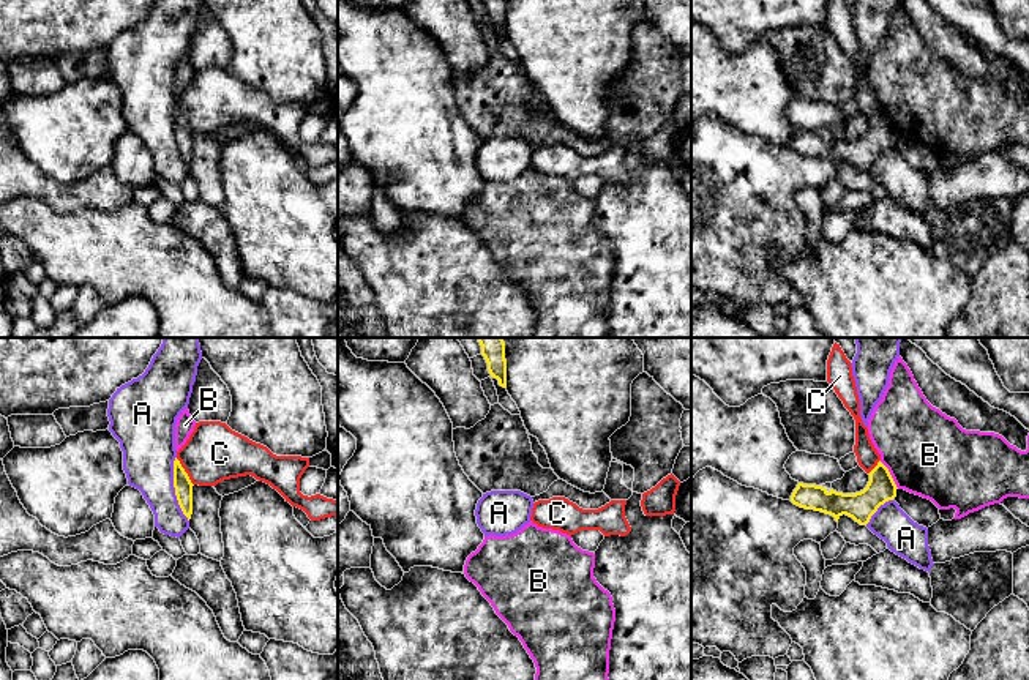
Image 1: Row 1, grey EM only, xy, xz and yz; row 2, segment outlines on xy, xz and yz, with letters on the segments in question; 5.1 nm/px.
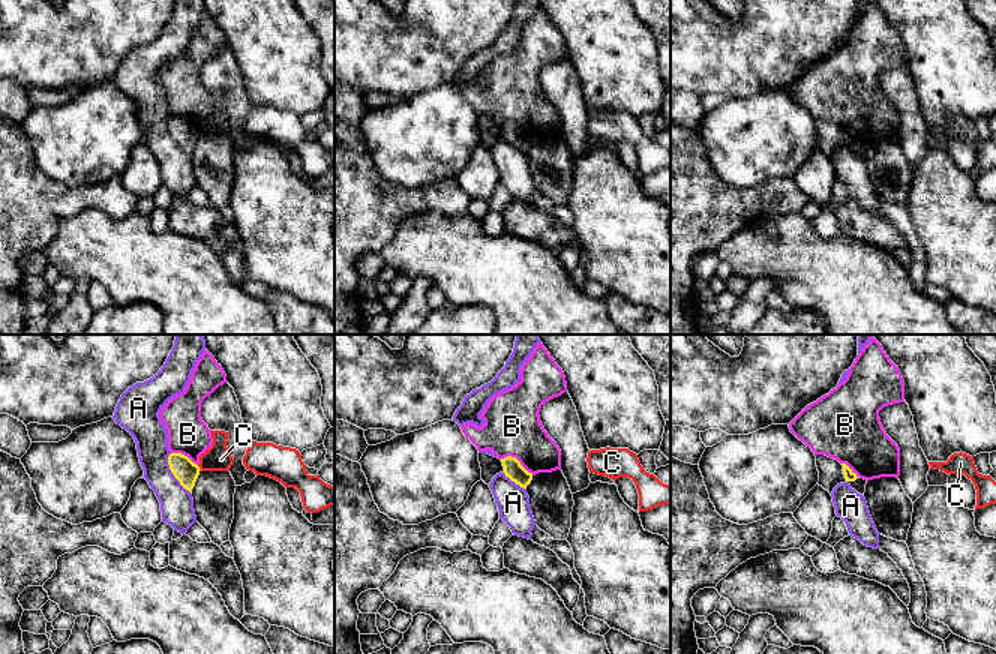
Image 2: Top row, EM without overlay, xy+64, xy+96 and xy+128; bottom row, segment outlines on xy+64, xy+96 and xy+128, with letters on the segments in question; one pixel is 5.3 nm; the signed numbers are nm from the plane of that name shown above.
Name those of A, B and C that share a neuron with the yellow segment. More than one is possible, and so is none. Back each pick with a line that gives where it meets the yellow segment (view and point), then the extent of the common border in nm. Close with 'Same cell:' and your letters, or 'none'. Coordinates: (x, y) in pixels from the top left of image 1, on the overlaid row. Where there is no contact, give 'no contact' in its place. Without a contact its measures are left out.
Same cell: none

